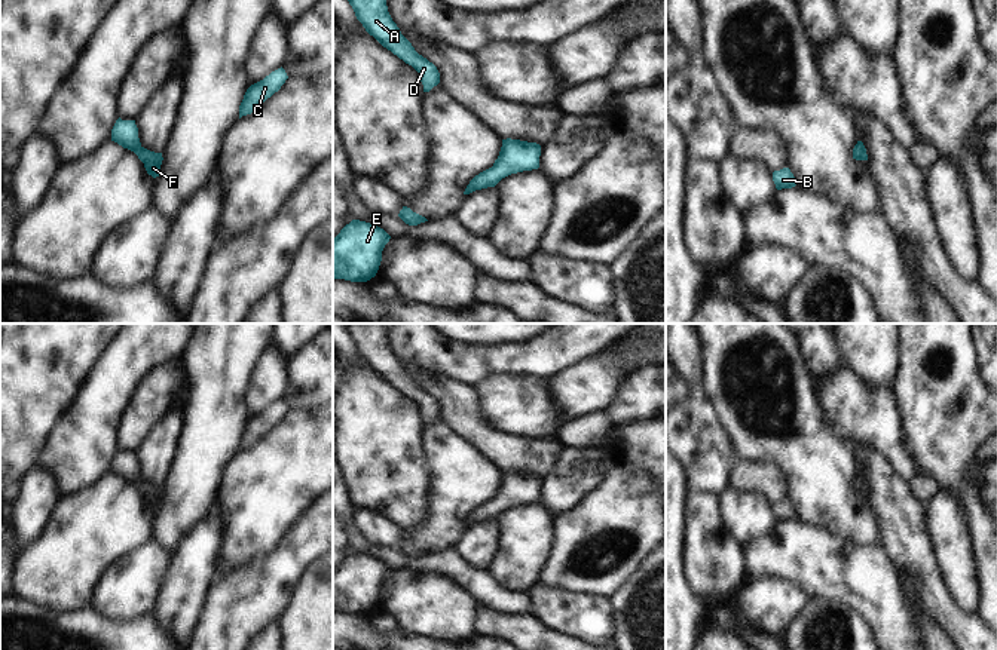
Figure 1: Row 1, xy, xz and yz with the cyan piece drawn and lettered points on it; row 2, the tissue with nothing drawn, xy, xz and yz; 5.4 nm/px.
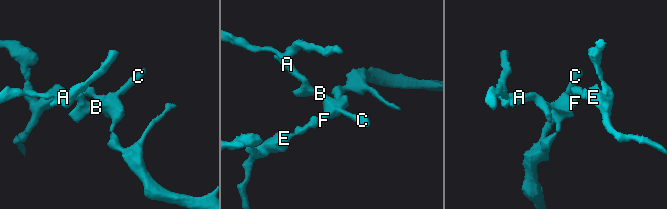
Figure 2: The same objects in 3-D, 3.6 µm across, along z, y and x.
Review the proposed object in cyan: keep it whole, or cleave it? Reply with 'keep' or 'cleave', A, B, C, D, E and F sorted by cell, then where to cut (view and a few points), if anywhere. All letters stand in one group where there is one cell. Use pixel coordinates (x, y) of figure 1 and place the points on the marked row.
keep | A B C D E F | no cut

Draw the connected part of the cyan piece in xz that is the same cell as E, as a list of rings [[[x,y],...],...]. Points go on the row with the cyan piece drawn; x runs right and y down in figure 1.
[[[352,220],[333,239],[333,279],[367,282],[374,278],[389,239],[383,229]]]

